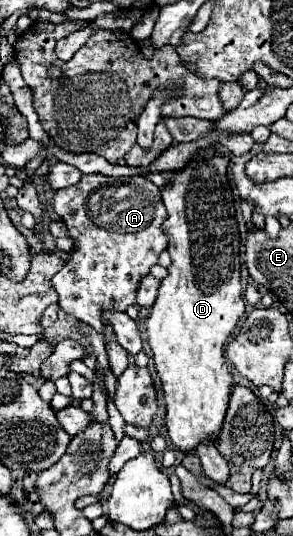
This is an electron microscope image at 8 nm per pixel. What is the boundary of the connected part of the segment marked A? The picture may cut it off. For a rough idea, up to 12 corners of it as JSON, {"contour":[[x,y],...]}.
{"contour":[[81,175],[51,203],[61,309],[106,343],[167,249],[147,177]]}

